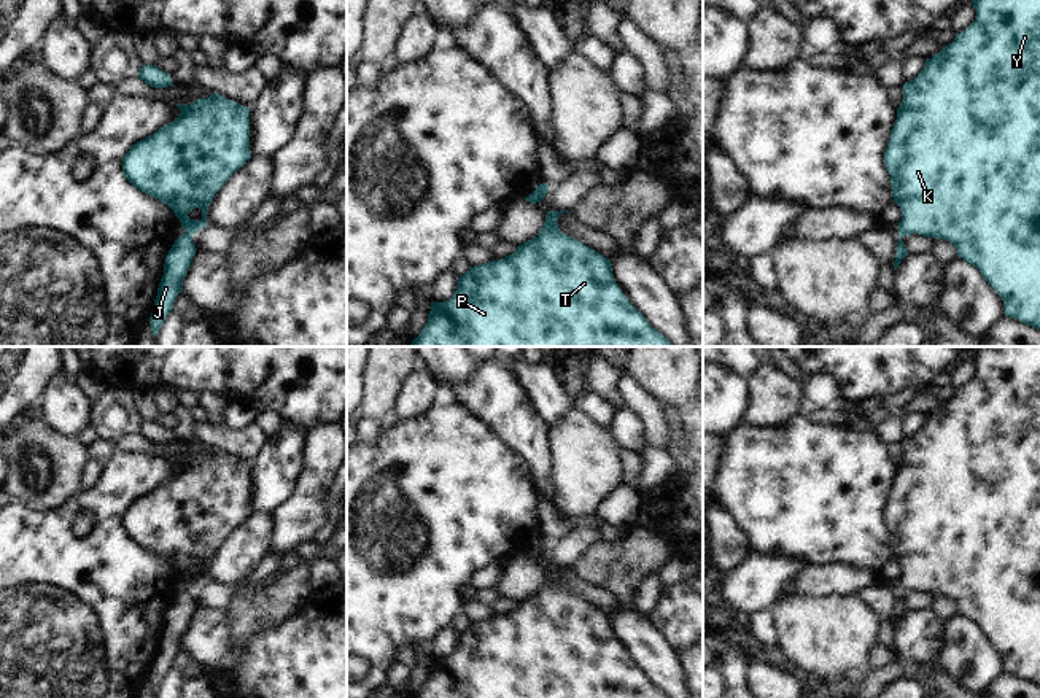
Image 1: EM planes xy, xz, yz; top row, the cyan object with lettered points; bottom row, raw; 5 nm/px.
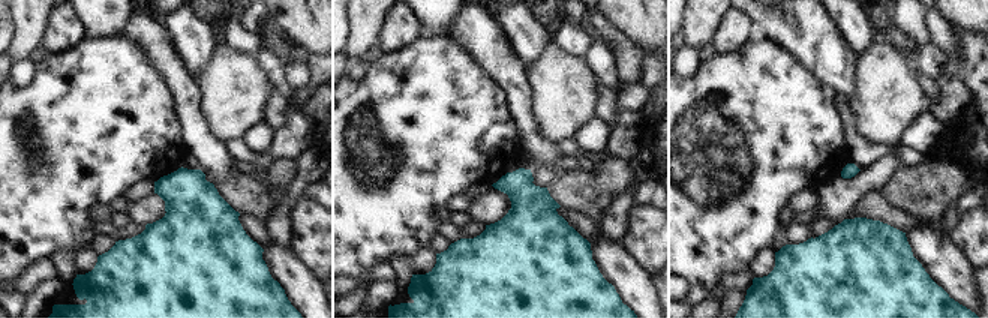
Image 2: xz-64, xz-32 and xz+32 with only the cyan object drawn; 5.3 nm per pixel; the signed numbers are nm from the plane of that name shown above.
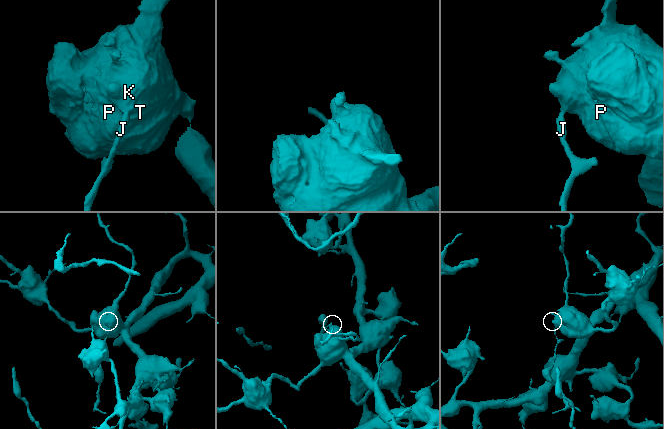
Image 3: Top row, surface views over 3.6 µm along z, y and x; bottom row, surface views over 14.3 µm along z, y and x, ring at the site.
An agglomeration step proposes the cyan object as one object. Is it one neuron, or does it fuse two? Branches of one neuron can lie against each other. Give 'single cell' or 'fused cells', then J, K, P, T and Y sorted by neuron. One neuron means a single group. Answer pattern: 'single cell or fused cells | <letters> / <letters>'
fused cells | J / K P T Y

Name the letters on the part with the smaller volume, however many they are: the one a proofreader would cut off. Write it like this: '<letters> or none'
J

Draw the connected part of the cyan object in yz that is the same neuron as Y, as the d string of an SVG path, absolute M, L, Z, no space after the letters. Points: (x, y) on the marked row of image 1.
M972 0L976 19L954 41L941 48L921 73L903 84L903 100L884 151L894 202L902 210L898 234L949 240L957 256L975 266L1003 299L1005 316L1040 329L1040 0Z

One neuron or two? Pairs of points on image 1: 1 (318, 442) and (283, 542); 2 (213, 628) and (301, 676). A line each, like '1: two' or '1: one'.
1: one
2: one

